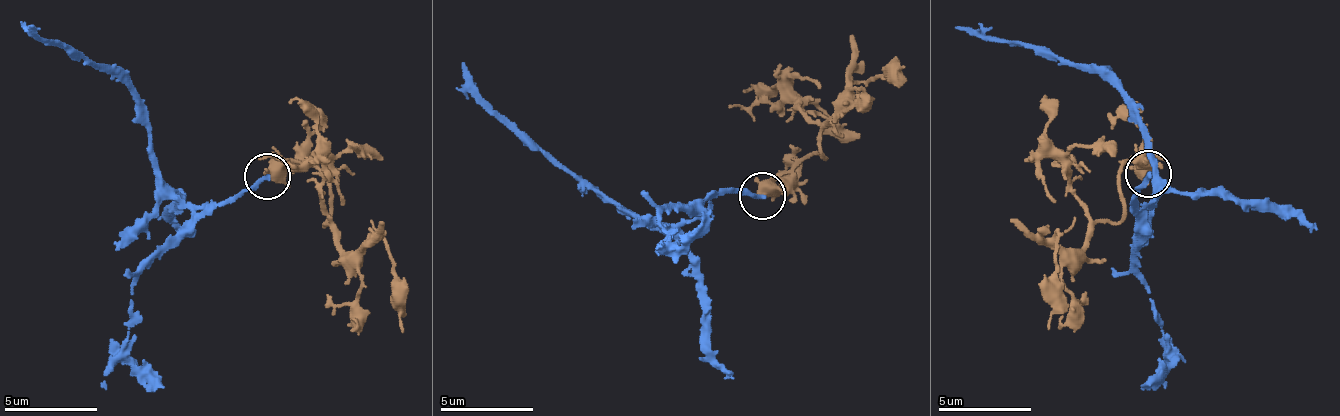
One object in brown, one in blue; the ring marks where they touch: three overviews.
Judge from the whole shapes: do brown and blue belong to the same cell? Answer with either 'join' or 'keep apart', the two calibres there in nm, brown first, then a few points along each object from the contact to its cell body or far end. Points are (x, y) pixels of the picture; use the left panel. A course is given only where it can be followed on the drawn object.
keep apart; calibres 360 and 240 nm; course brown (266, 173), (308, 163), (325, 177), (331, 237), (348, 251), (378, 237), (388, 246), (393, 306), (404, 334); course blue (266, 177), (194, 205), (165, 187), (149, 117), (119, 79), (30, 27)

